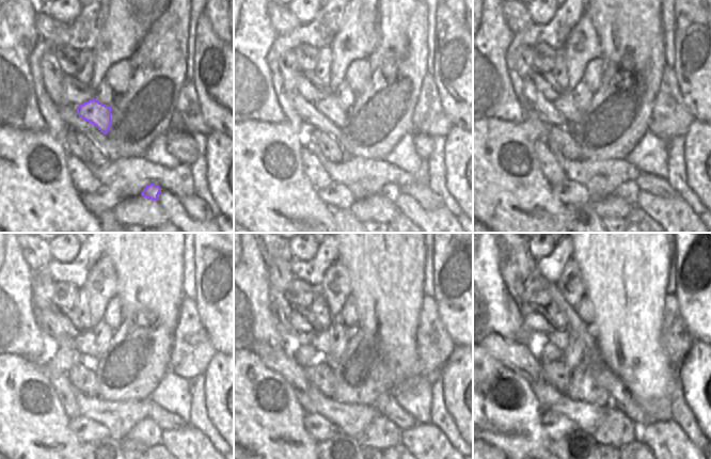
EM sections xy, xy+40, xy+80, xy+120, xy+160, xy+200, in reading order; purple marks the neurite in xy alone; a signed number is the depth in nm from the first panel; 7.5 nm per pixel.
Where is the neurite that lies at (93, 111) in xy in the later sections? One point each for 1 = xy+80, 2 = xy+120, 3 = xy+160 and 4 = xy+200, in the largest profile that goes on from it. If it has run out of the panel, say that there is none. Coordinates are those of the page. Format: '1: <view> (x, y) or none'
1: xy+80 (566, 106)
2: xy+120 (87, 346)
3: xy+160 (322, 345)
4: xy+200 (561, 343)

